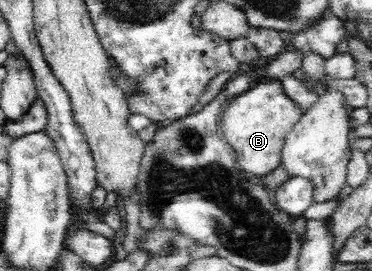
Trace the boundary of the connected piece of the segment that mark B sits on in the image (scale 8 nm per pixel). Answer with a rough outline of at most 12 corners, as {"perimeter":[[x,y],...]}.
{"perimeter":[[281,83],[227,101],[222,136],[256,180],[303,113]]}

